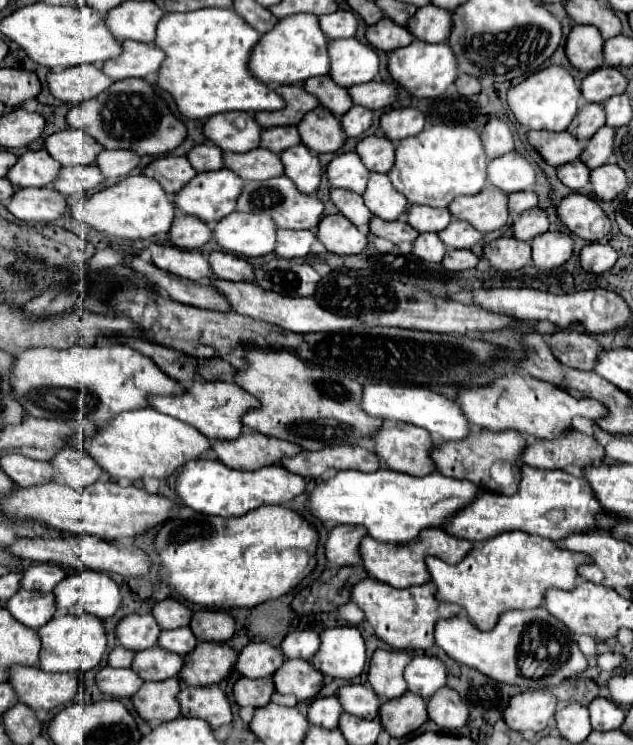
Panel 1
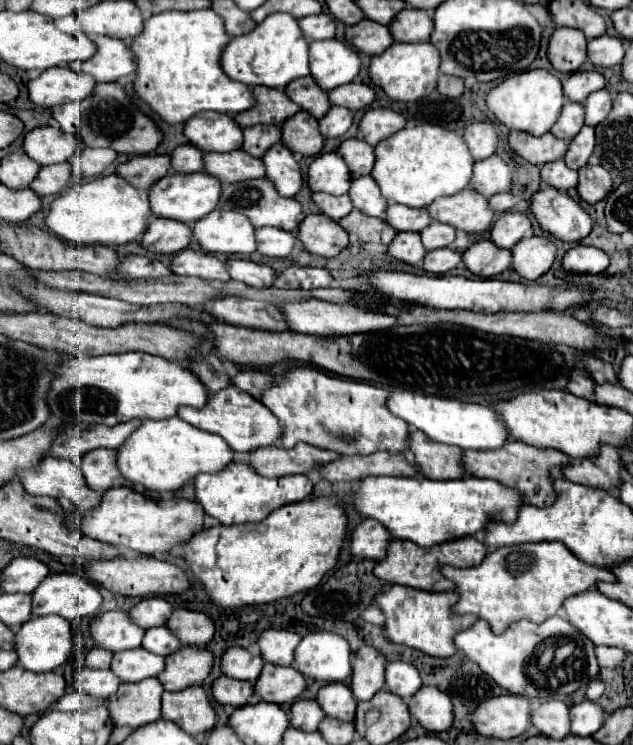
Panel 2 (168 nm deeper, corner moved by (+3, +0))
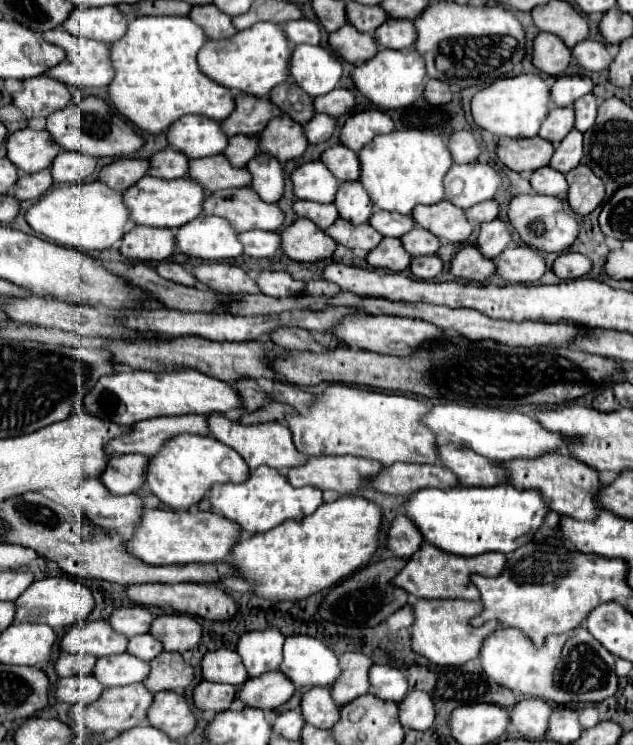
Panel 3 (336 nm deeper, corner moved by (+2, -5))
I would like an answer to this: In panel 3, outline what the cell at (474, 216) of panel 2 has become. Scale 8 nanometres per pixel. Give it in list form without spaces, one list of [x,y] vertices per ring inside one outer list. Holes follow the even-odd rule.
[[[451,201],[435,205],[417,205],[413,219],[419,227],[435,233],[445,243],[463,243],[473,233],[473,223],[467,221],[465,211],[455,207]]]

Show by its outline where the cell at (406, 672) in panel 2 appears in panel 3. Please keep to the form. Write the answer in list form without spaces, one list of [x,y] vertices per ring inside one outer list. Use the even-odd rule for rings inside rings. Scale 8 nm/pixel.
[[[373,665],[369,673],[371,689],[375,697],[381,697],[385,701],[395,701],[401,703],[403,697],[409,693],[409,681],[403,671],[387,665]]]

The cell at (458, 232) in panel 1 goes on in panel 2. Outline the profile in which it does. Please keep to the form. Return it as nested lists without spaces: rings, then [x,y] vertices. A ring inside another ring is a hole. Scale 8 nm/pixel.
[[[432,222],[428,228],[424,228],[420,232],[422,244],[426,250],[436,250],[436,248],[446,248],[454,238],[456,238],[456,230],[450,228],[448,224],[442,222]]]

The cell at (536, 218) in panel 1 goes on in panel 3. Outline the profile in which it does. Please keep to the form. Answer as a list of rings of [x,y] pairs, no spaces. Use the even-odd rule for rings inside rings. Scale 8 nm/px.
[[[495,219],[495,221],[481,225],[477,247],[483,253],[483,257],[495,259],[495,257],[499,257],[499,253],[503,253],[503,249],[507,249],[507,245],[511,241],[513,241],[511,225],[501,219]]]

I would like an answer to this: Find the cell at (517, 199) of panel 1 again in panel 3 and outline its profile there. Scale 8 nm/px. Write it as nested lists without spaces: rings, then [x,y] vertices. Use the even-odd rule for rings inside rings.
[[[491,199],[491,201],[483,201],[479,205],[473,205],[471,209],[467,209],[467,219],[475,221],[475,223],[485,223],[485,221],[493,221],[499,215],[499,201]]]

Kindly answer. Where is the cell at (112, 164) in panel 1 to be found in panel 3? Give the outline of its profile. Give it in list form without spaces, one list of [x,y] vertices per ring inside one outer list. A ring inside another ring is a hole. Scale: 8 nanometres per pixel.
[[[63,151],[51,165],[51,173],[55,183],[83,183],[97,167],[95,157],[87,157],[85,153]]]

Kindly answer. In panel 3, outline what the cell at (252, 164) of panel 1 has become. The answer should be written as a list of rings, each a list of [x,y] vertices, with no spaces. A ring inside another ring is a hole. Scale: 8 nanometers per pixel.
[[[223,155],[191,159],[189,173],[191,179],[201,183],[207,193],[229,187],[247,187],[253,181],[251,173],[245,167],[233,167]]]

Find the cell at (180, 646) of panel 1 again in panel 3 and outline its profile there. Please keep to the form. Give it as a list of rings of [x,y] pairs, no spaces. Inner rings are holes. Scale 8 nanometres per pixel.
[[[145,633],[145,635],[139,635],[139,637],[131,637],[129,639],[129,647],[127,647],[127,653],[135,655],[135,657],[141,657],[145,661],[155,659],[161,651],[163,651],[163,643],[159,643],[157,637],[151,637],[151,633]]]

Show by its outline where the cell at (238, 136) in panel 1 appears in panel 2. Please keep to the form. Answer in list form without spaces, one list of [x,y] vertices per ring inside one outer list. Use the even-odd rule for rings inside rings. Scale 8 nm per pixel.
[[[198,112],[184,124],[184,136],[202,152],[230,152],[242,146],[242,128],[218,112]]]

